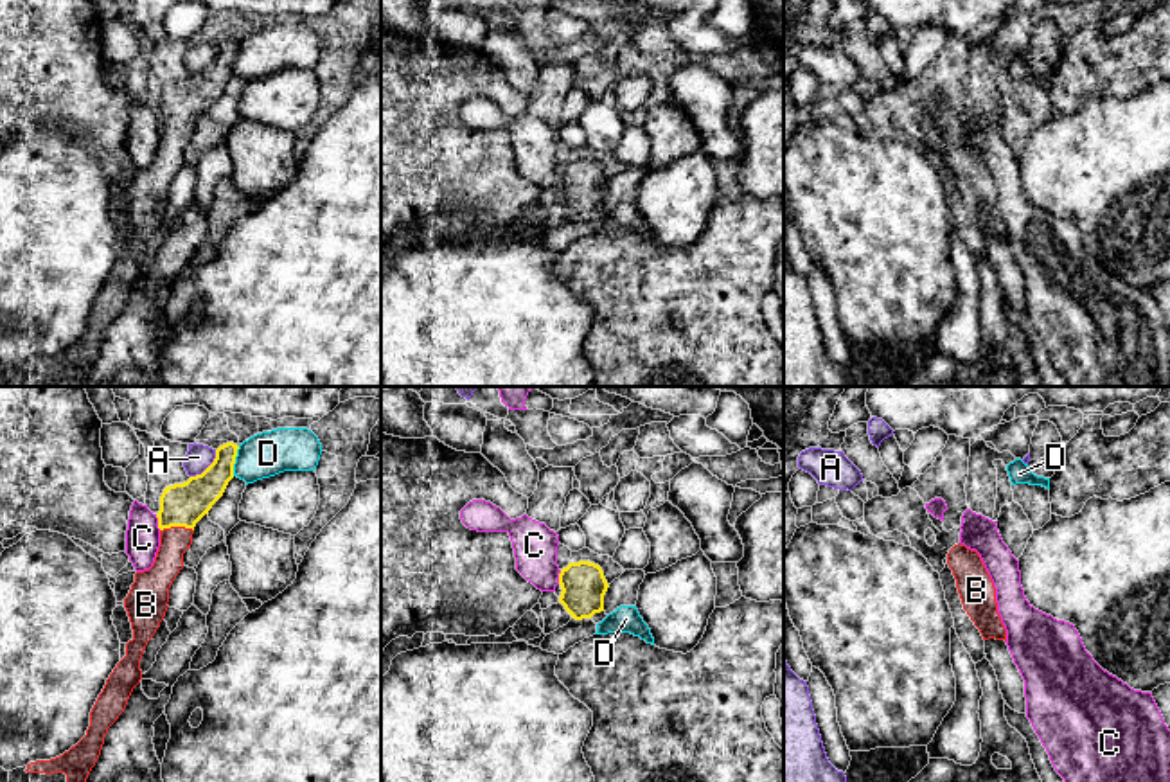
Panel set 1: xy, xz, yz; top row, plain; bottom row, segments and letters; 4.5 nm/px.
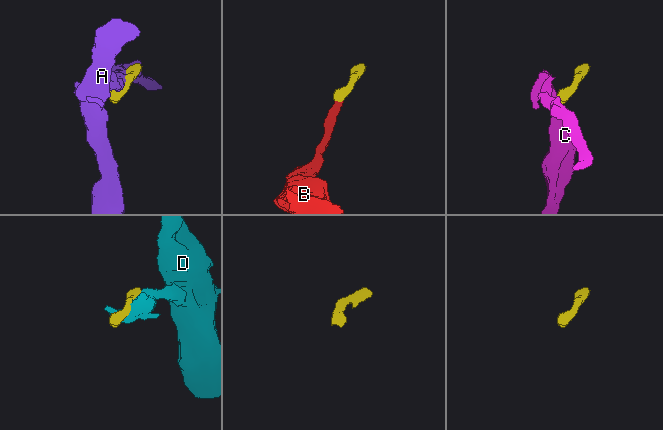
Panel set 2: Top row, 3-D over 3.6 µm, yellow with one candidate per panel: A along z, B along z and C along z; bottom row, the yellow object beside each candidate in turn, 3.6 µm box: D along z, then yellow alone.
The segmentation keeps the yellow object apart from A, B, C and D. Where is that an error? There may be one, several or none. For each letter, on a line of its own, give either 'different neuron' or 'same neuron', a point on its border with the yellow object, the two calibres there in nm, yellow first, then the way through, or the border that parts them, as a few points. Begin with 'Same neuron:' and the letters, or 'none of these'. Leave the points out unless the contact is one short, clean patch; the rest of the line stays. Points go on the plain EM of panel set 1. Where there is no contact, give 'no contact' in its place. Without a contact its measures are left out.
Same neuron: B
A: different neuron | xy (209, 63) | 190/120 nm
B: same neuron | xy (177, 123) | 190/130 nm | across xy (184, 101), (177, 123), (168, 160)
C: different neuron | xy (159, 119) | 190/160 nm | along xy (155, 112), (160, 126)
D: different neuron | xy (234, 58) | 170/200 nm

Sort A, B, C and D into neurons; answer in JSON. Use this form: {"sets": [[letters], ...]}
{"sets": [["A"], ["B"], ["C"], ["D"]]}

